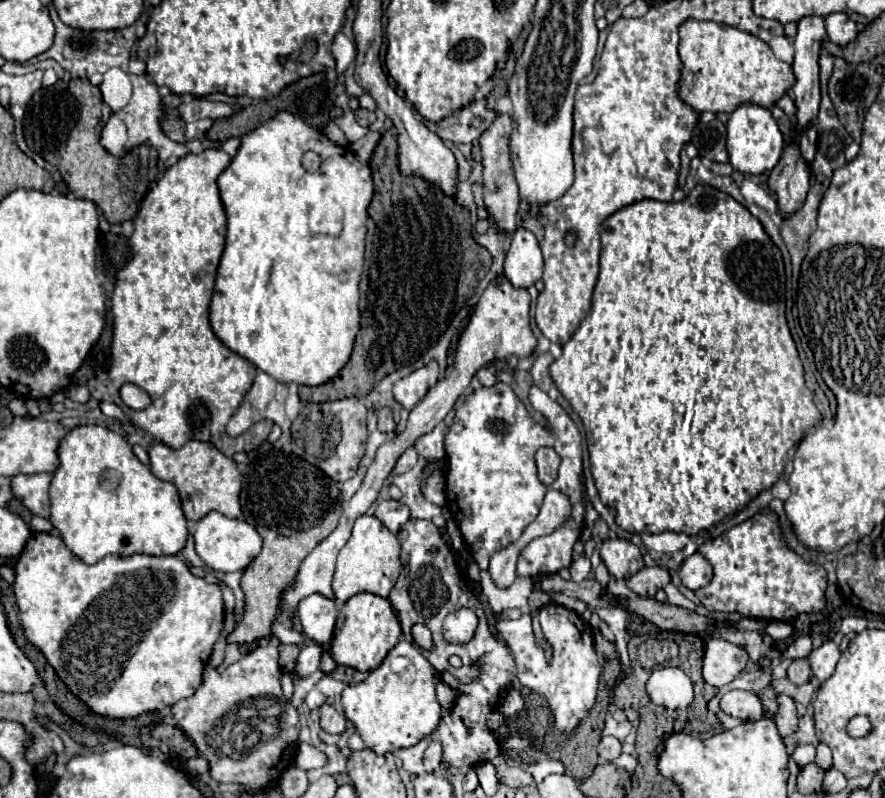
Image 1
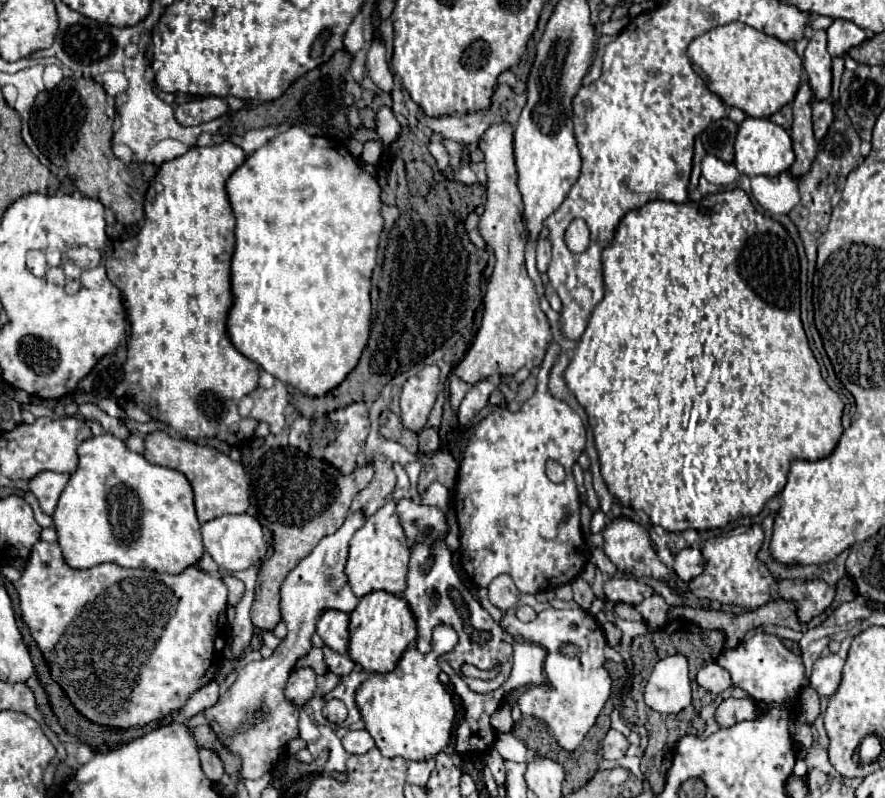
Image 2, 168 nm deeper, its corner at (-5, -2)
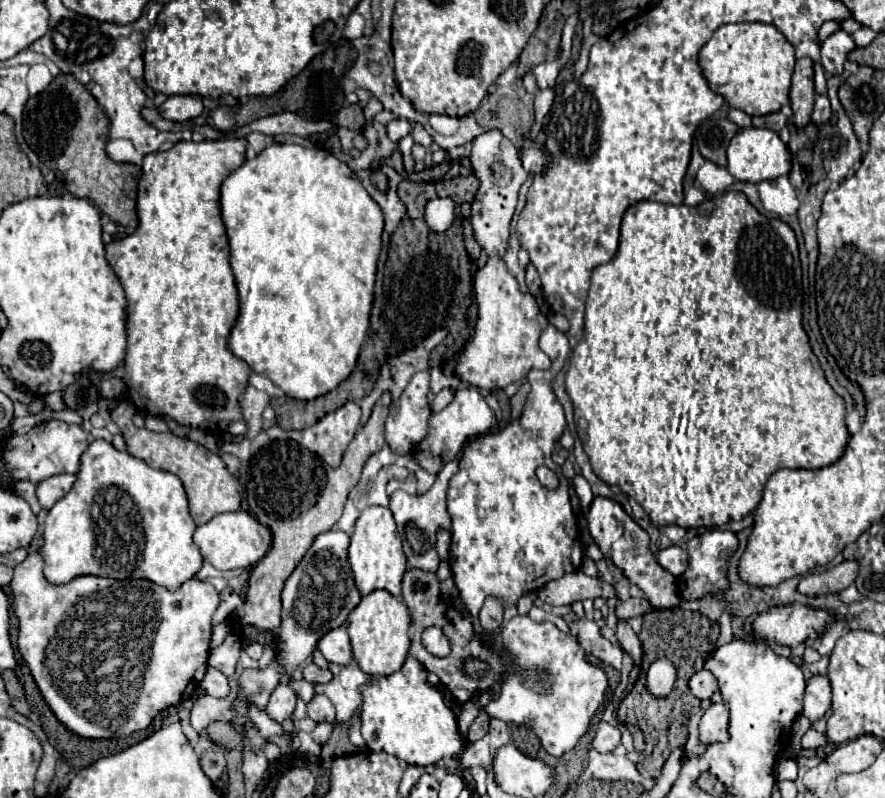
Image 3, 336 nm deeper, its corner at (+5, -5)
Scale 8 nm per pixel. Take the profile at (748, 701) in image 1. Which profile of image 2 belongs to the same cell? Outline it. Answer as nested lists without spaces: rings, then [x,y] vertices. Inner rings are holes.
[[[727,698],[715,710],[715,720],[721,728],[729,728],[741,720],[755,720],[757,718],[757,704],[749,698],[735,700]]]

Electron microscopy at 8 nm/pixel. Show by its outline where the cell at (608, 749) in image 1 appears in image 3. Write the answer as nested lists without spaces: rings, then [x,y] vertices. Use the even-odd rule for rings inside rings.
[[[601,721],[597,727],[597,735],[593,739],[593,749],[599,753],[611,753],[621,743],[621,731]]]

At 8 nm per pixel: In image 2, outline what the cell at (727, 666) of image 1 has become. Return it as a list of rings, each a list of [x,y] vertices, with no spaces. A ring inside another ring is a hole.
[[[711,662],[707,666],[703,666],[697,674],[697,684],[713,694],[721,694],[723,690],[731,688],[731,676],[729,672],[725,672],[725,668],[721,668],[719,664]]]

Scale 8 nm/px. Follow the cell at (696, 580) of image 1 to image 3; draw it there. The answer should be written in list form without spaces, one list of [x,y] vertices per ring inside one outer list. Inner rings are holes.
[[[671,545],[667,549],[663,549],[659,555],[657,555],[657,561],[663,569],[667,569],[671,575],[679,577],[683,575],[683,571],[687,569],[687,551],[677,547],[677,545]]]

